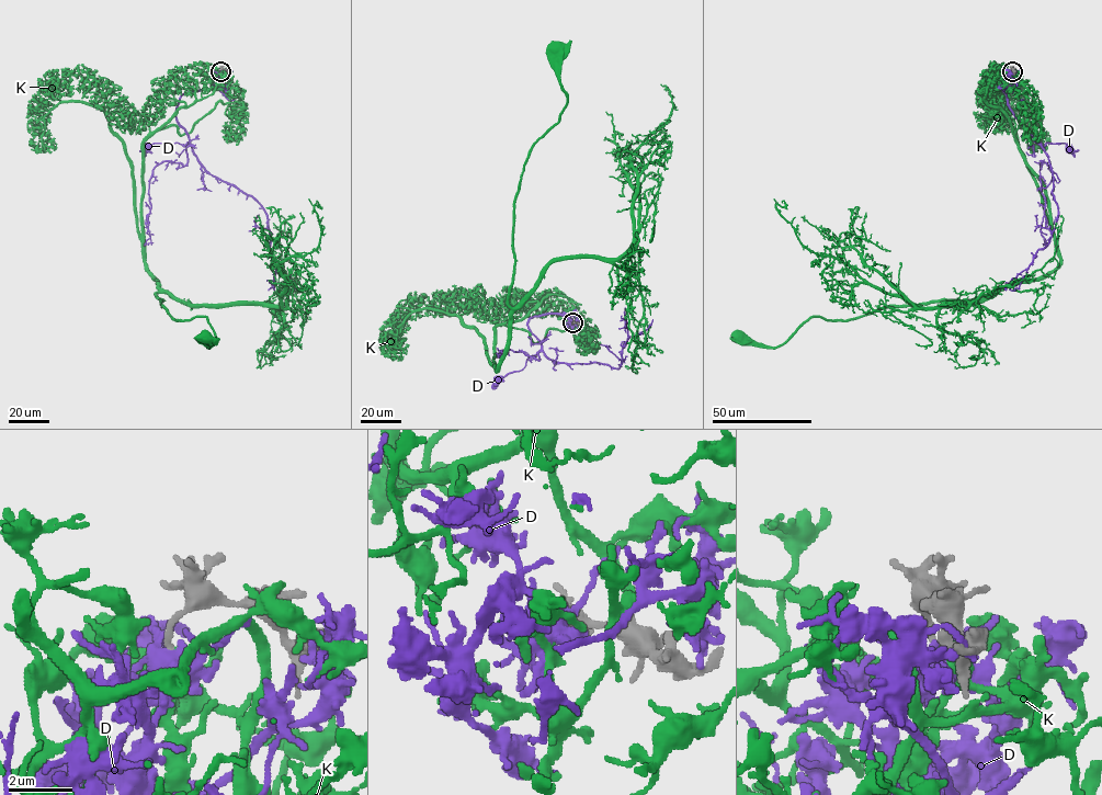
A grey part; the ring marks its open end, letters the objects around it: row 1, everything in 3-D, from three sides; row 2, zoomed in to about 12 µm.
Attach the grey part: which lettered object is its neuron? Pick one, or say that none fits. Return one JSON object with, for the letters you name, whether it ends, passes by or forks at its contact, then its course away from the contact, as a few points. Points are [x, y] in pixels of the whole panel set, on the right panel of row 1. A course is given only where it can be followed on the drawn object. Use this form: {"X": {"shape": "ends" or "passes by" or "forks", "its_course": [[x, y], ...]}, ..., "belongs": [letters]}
{"K": {"shape": "ends", "its_course": [[1012, 71], [985, 100], [1044, 185], [1052, 271], [970, 299], [809, 317], [776, 347], [738, 336]]}, "belongs": ["K"]}

